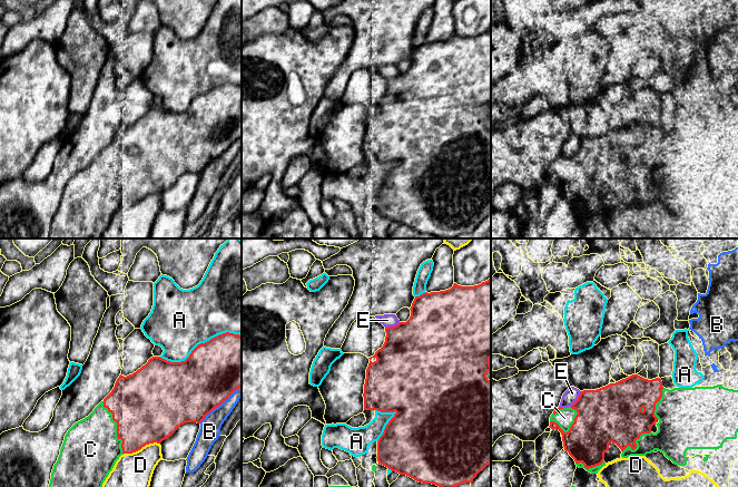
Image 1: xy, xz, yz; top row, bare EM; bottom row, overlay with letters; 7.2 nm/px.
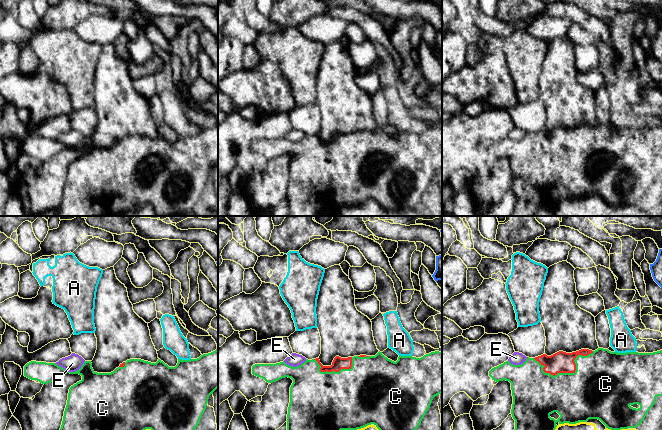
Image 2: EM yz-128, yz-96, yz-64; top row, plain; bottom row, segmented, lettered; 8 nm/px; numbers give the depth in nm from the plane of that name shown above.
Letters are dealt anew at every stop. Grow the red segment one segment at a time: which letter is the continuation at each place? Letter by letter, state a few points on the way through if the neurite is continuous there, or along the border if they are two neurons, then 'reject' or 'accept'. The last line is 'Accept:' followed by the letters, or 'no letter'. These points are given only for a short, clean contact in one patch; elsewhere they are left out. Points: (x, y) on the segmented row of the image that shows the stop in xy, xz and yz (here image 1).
A: reject
B: reject
C: accept
D: reject
E: reject
Accept: C

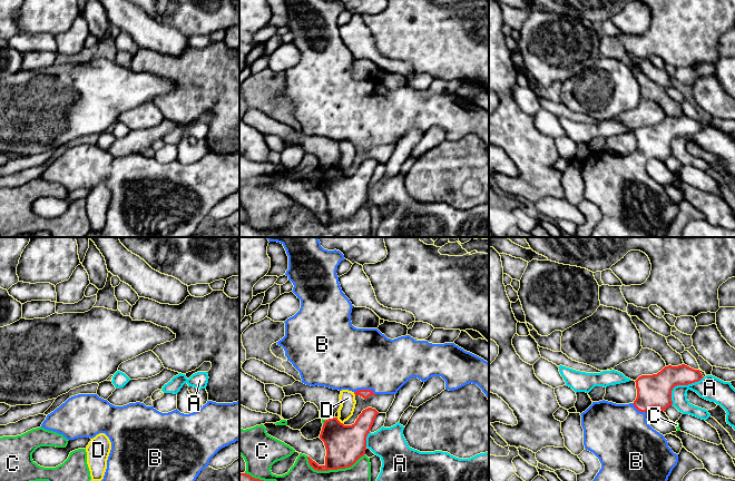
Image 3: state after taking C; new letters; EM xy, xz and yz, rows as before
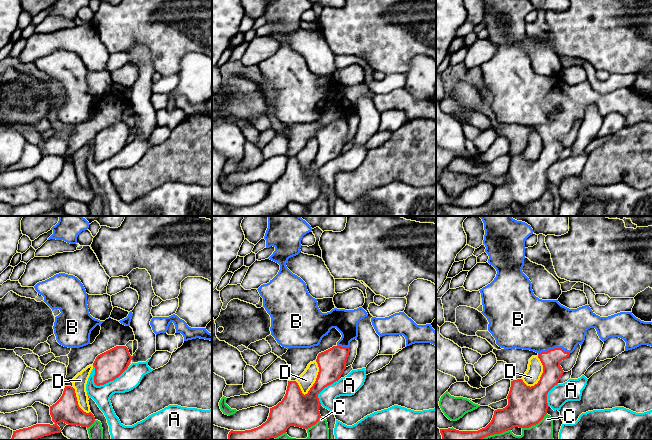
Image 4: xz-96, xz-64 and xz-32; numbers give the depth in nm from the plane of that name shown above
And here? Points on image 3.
A: reject
B: runs through xz (364, 393), (364, 390), (364, 372), (352, 359); accept
C: reject
D: reject
Accept: B

